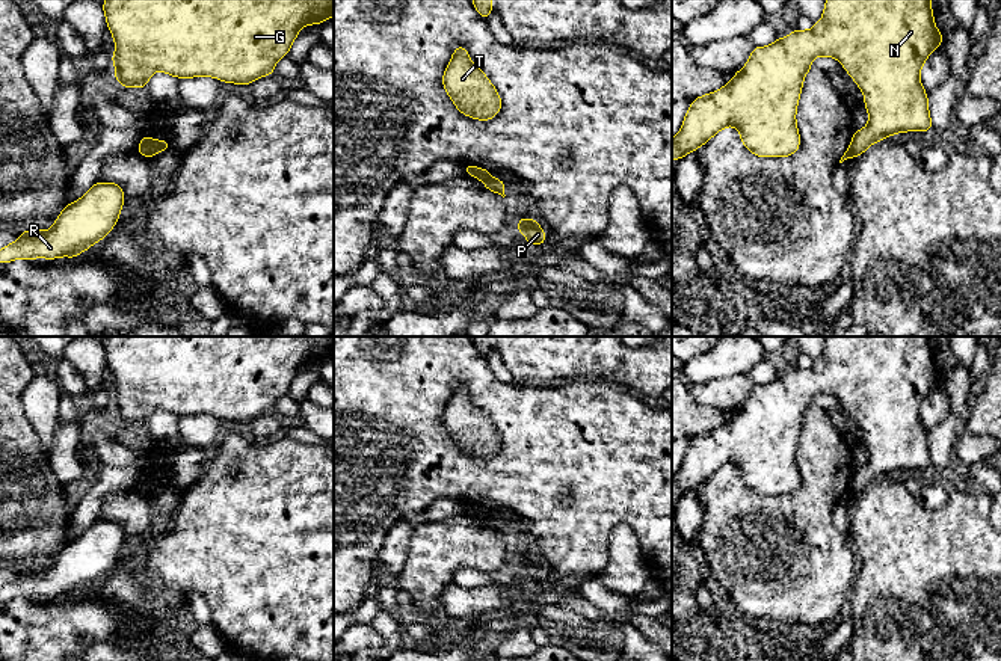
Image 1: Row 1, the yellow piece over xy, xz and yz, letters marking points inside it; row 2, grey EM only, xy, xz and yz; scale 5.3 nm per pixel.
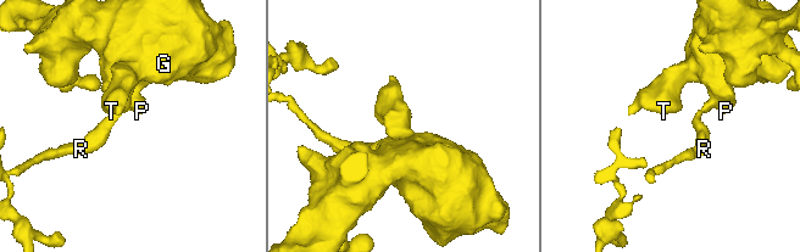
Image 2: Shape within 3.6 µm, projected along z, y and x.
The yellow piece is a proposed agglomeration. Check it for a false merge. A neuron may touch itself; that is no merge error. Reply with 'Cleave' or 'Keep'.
Cleave

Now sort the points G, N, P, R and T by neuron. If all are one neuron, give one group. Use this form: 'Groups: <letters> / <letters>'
Groups: G N P T / R

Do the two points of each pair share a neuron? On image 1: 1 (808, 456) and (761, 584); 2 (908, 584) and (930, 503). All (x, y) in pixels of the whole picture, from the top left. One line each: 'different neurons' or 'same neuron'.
1: same neuron
2: different neurons

